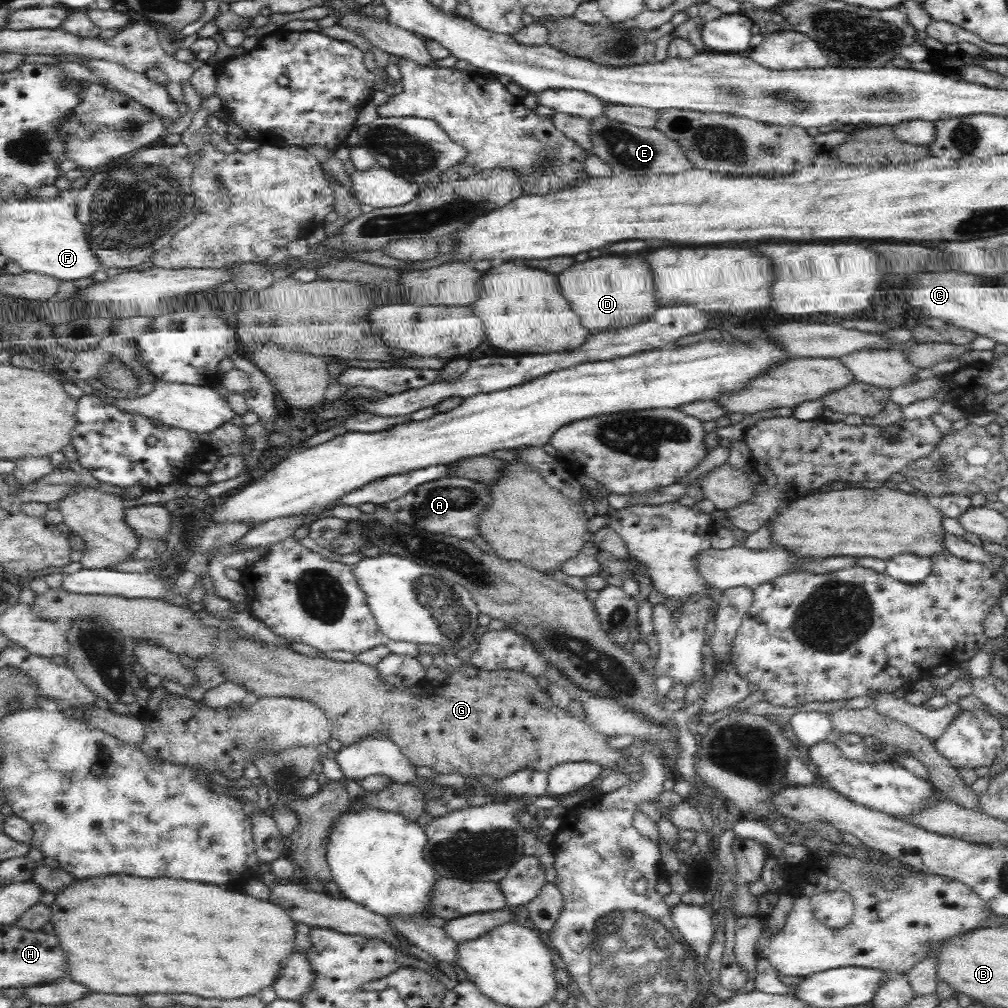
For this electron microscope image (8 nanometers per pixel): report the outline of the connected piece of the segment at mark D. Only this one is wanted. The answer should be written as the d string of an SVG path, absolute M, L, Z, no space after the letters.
M592 256L592 258L579 263L575 262L556 276L564 299L567 299L570 303L571 310L574 311L590 335L606 329L624 328L631 324L646 322L648 318L651 318L653 312L658 309L655 276L653 276L650 263L646 261L646 257Z

